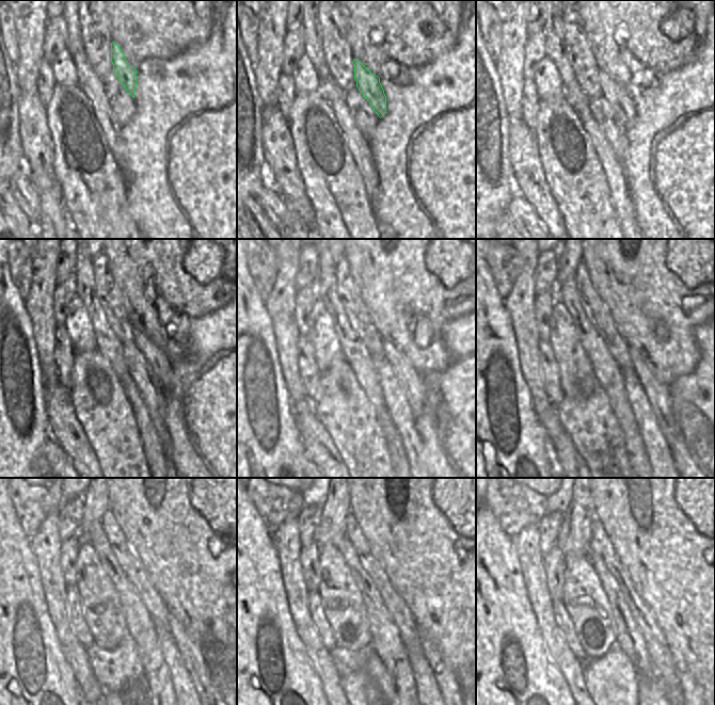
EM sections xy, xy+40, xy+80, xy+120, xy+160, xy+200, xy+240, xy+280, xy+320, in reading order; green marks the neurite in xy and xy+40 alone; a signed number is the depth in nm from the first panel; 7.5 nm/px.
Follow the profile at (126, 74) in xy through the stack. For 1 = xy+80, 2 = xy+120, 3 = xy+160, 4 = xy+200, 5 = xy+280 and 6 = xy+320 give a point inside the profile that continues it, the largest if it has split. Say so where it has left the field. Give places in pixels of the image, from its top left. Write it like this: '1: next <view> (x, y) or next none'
1: next xy+80 (620, 99)
2: next xy+120 (161, 366)
3: next xy+160 (415, 388)
4: next xy+200 (658, 395)
5: next xy+280 (451, 692)
6: next xy+320 (692, 692)

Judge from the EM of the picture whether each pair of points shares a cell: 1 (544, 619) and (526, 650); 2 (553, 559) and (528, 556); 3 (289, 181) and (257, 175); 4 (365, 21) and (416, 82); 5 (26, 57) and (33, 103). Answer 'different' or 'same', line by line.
1: different
2: different
3: different
4: different
5: different

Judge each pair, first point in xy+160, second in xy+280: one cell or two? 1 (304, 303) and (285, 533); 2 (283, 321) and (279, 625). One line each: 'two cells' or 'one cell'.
1: two cells
2: two cells

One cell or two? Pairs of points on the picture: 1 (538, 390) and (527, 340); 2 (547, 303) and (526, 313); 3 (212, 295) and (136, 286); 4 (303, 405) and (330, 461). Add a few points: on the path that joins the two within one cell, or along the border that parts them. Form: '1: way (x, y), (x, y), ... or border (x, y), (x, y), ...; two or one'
1: way (534, 378), (528, 353); one
2: border (535, 295), (535, 325), (539, 334); two
3: way (193, 295), (186, 295), (169, 281), (155, 281); one
4: way (305, 419), (319, 447); one

